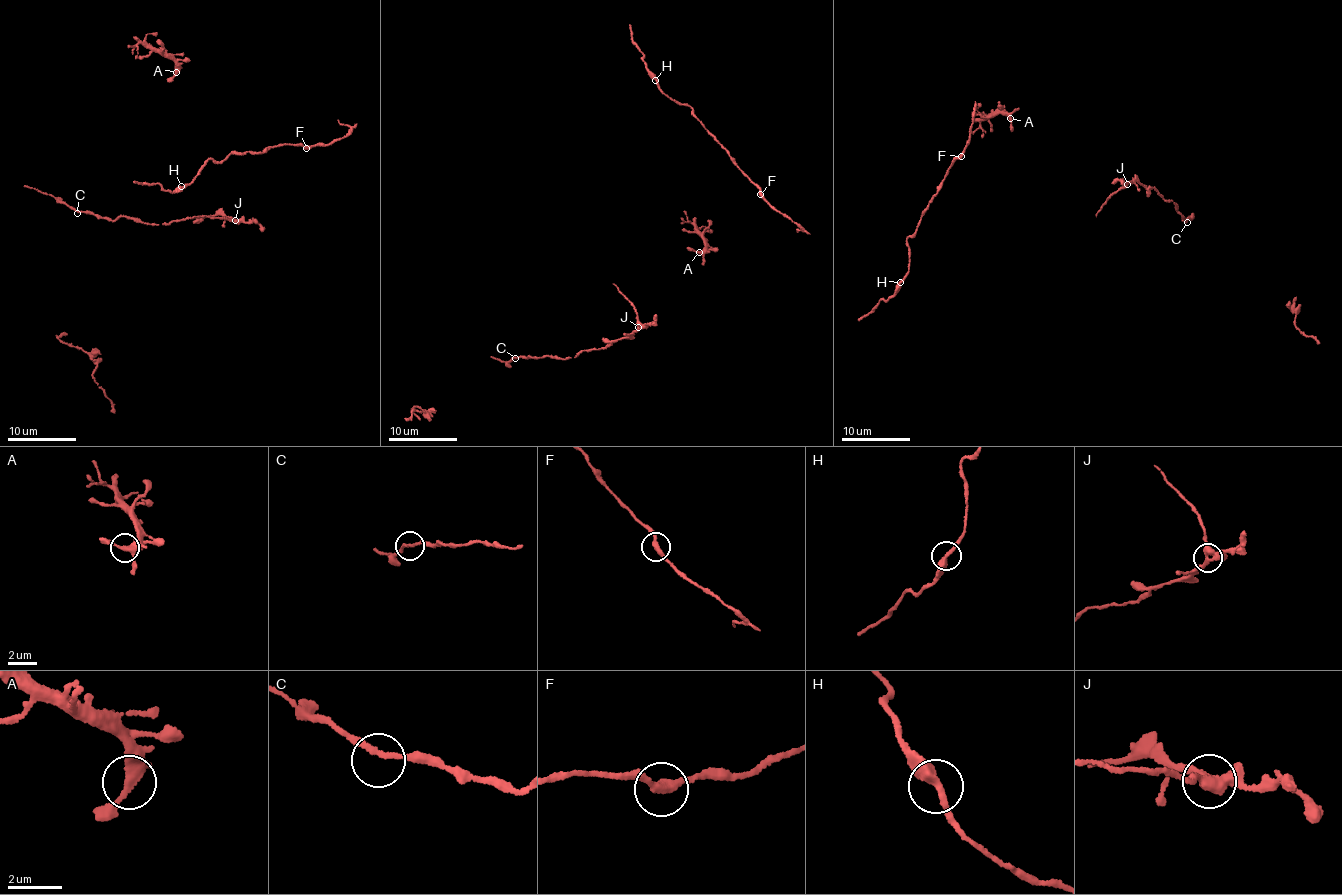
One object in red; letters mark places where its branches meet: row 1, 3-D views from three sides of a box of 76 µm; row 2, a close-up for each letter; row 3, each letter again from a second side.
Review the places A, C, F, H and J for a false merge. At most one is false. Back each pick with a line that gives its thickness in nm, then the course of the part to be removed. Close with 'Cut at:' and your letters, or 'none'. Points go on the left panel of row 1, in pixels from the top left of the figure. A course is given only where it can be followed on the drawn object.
J: 340 nm | (235, 221), (201, 216), (192, 218)
Cut at: J

